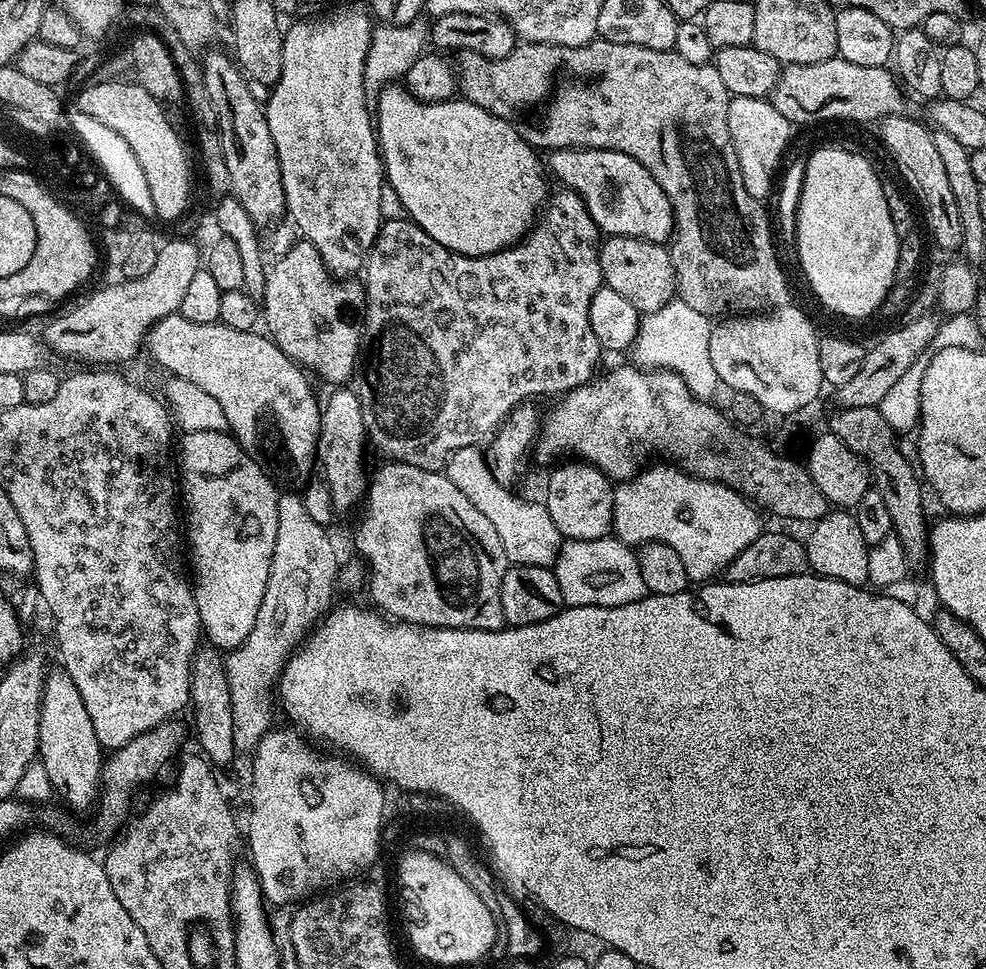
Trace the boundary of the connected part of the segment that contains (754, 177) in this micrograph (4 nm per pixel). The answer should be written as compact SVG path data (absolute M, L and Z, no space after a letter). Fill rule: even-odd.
M732 96L728 102L728 125L746 190L754 199L767 201L767 196L769 199L773 195L774 181L782 164L780 159L788 148L793 125L785 116L778 114L778 110L774 110L771 99L758 96Z

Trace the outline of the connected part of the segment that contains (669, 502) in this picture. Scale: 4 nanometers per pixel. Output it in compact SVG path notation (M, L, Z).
M656 464L645 472L637 471L632 479L615 485L612 494L614 504L612 532L621 541L605 538L602 540L564 540L561 543L554 571L558 578L558 586L562 589L565 605L574 608L626 606L631 600L638 600L645 595L646 589L640 583L639 575L630 570L630 548L628 552L624 544L639 546L647 540L660 540L666 546L670 546L678 554L678 558L682 558L689 581L708 582L715 577L712 576L715 572L716 575L723 573L728 564L734 562L734 558L738 558L738 554L742 554L742 550L746 550L746 546L750 546L750 542L754 542L754 538L760 536L762 525L756 517L757 509L739 492L733 491L726 484L714 480L699 480L696 476L681 472L675 466L664 464Z

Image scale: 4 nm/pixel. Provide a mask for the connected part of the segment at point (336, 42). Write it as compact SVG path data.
M367 7L332 8L313 20L304 20L284 32L282 74L266 99L270 138L274 138L282 170L284 206L300 227L299 235L320 252L328 271L336 278L359 273L362 257L371 248L382 223L379 199L386 185L378 132L364 91L364 63L372 41L373 17Z

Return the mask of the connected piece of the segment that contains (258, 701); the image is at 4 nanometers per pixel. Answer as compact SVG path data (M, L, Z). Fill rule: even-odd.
M285 493L279 495L274 558L271 559L270 578L258 608L254 630L247 636L244 646L227 653L224 663L227 685L230 686L234 744L242 756L251 755L261 738L273 727L273 706L276 706L273 690L285 660L331 605L332 584L335 585L338 574L336 552L326 534L327 529L312 520L297 493Z

